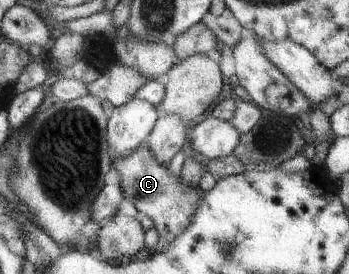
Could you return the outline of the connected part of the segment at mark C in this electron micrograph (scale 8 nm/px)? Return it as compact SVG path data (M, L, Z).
M143 143L125 158L112 158L111 165L119 175L122 195L129 198L134 208L153 221L158 239L151 251L163 252L175 236L179 236L193 220L193 212L199 206L202 191L196 186L185 186L179 176L167 172L167 165L157 164L149 148Z

